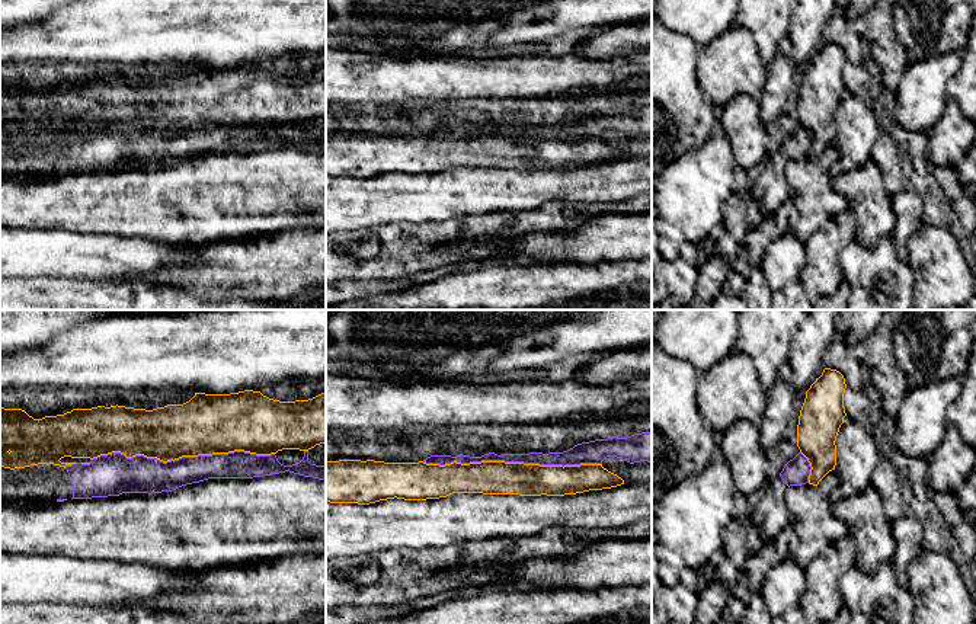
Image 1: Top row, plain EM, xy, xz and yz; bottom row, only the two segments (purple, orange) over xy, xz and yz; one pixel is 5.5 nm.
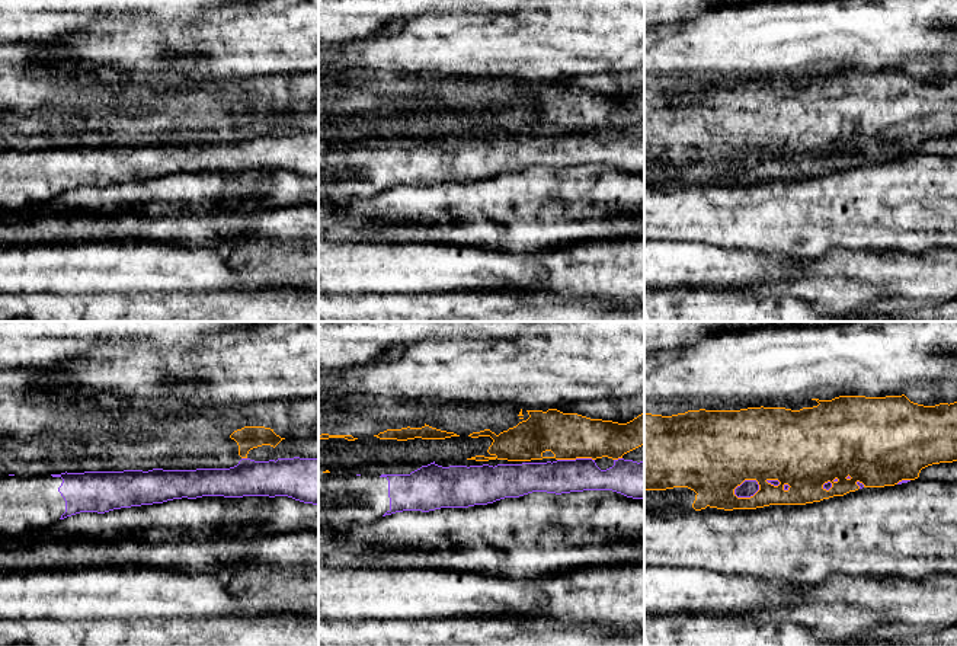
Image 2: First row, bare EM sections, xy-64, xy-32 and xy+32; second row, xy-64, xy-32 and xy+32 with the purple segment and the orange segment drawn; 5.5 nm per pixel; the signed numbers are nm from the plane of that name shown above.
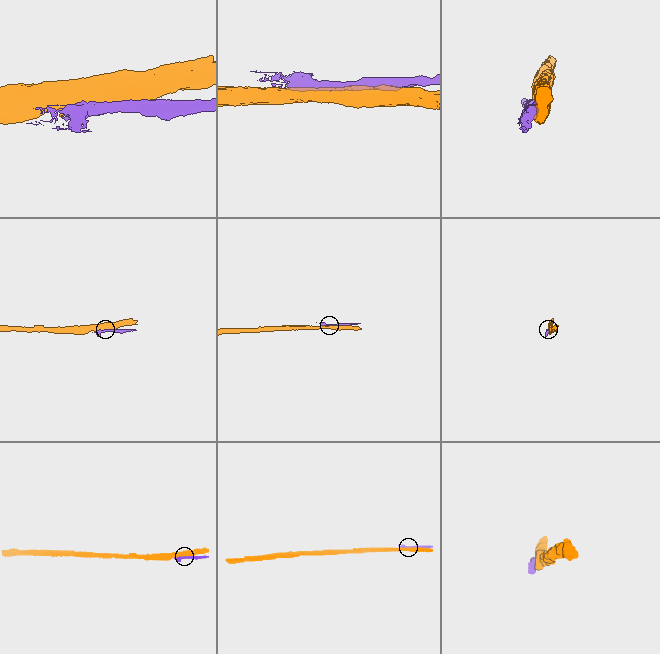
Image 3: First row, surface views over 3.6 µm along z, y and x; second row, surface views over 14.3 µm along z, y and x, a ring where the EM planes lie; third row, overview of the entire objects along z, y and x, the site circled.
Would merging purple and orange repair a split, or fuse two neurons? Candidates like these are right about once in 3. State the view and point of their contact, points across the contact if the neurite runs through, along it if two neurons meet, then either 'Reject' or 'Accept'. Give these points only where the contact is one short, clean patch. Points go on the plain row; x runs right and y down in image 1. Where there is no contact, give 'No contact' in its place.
Touches purple at xy (182, 131). Reject

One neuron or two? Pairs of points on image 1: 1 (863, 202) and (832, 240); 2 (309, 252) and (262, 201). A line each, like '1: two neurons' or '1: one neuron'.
1: two neurons
2: two neurons

